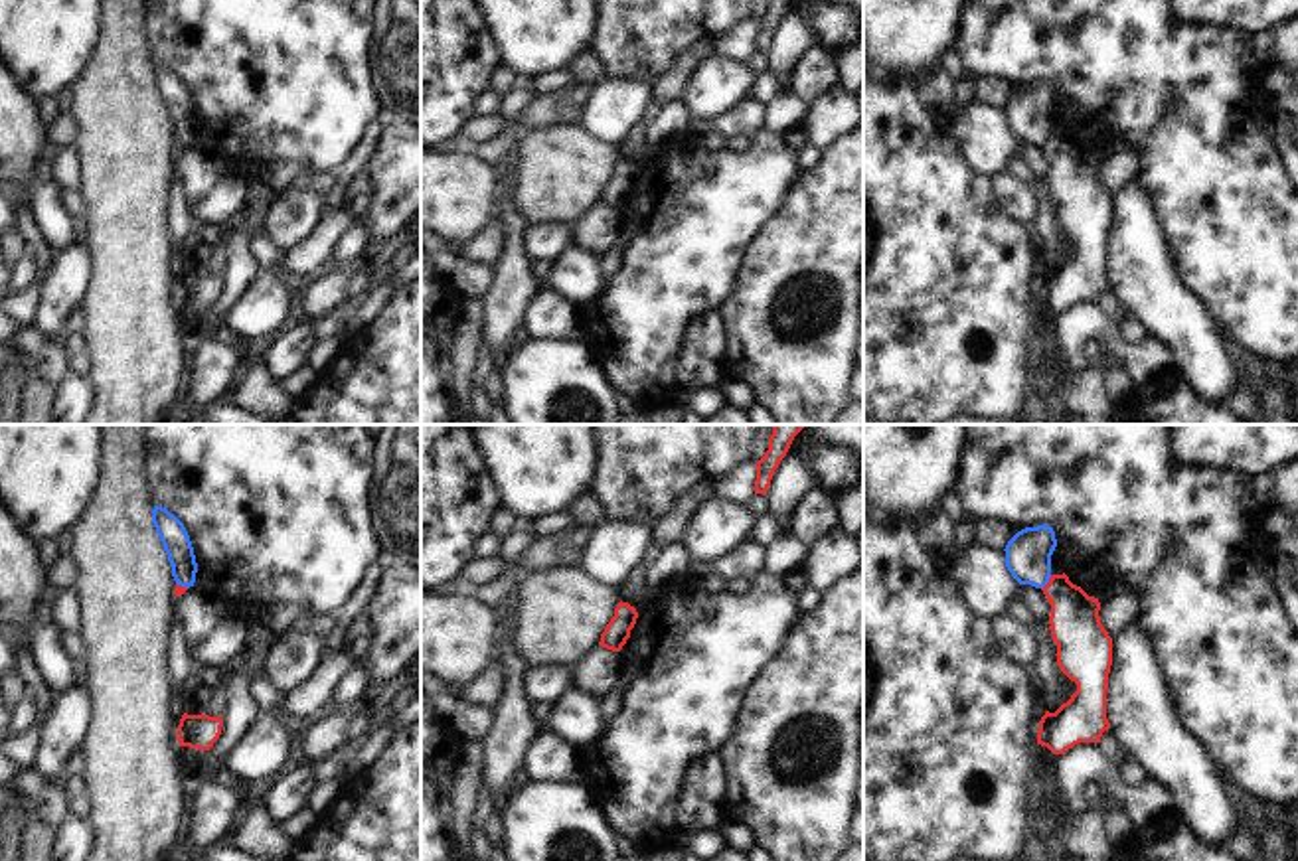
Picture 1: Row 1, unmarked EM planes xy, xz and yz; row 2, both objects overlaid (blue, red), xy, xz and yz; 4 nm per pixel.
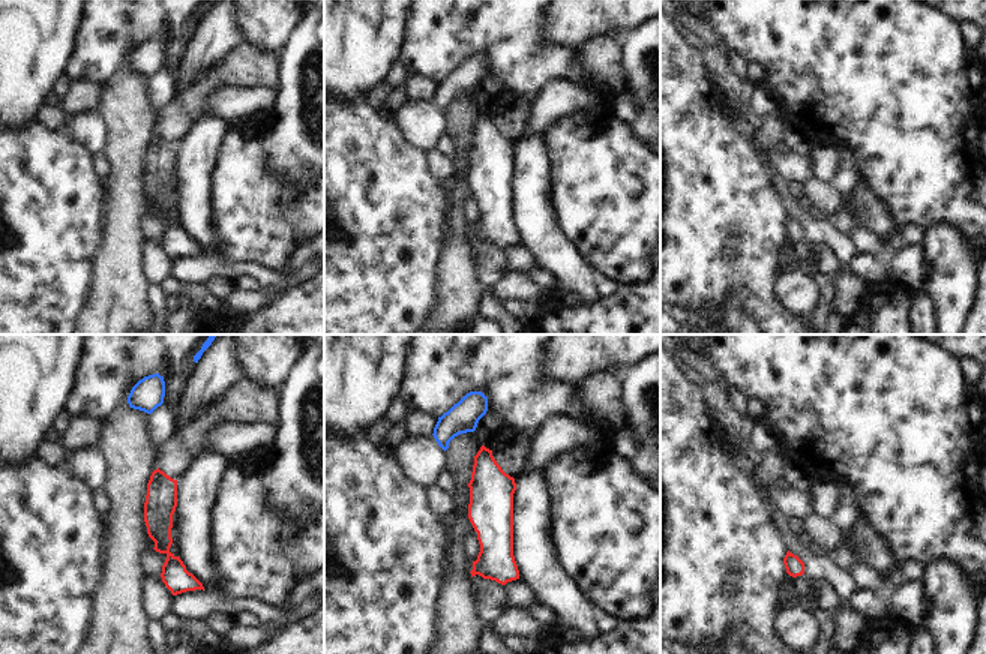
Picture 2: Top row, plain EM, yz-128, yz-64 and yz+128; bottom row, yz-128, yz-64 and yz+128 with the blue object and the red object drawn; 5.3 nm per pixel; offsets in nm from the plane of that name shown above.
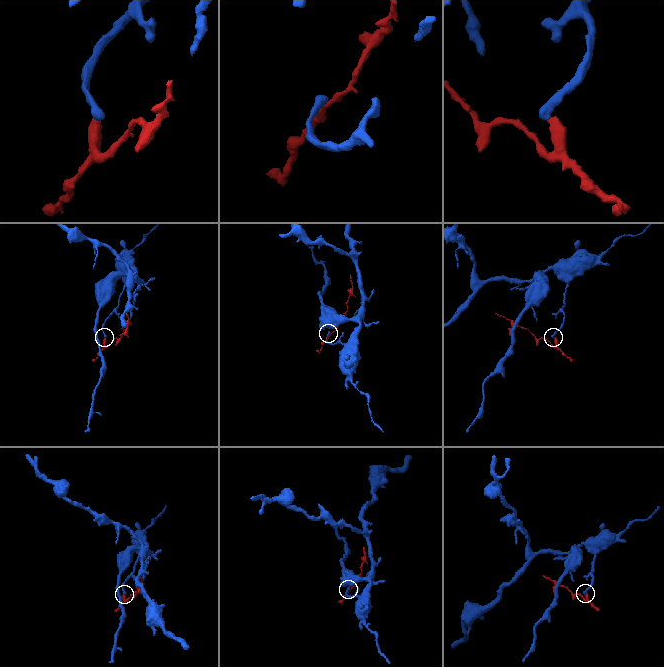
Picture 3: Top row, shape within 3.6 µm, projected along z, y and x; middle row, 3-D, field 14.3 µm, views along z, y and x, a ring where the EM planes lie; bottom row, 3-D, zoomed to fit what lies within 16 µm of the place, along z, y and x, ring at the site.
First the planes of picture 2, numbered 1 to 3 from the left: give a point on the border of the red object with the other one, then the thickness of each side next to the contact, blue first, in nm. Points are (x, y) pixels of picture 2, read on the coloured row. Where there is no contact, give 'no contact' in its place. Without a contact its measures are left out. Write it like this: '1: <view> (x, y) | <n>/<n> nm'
1: no contact
2: no contact
3: no contact

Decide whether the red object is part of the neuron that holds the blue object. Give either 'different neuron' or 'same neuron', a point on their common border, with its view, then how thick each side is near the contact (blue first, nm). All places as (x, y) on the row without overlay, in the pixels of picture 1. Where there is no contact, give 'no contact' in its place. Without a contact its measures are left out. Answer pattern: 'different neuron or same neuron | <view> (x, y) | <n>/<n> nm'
different neuron | yz (1048, 139) | 190/200 nm

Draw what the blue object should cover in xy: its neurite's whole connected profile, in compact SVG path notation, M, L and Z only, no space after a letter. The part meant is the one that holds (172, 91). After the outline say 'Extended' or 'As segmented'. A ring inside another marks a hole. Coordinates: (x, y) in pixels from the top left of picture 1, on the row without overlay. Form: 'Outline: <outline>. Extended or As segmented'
Outline: M154 63L152 81L172 122L176 142L194 144L198 120L184 81L162 63Z. As segmented.

